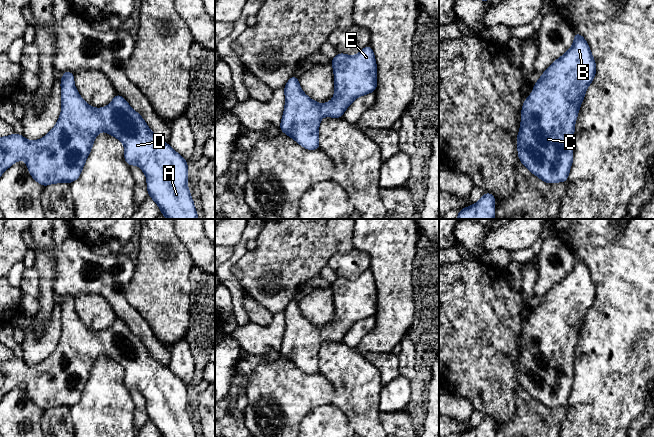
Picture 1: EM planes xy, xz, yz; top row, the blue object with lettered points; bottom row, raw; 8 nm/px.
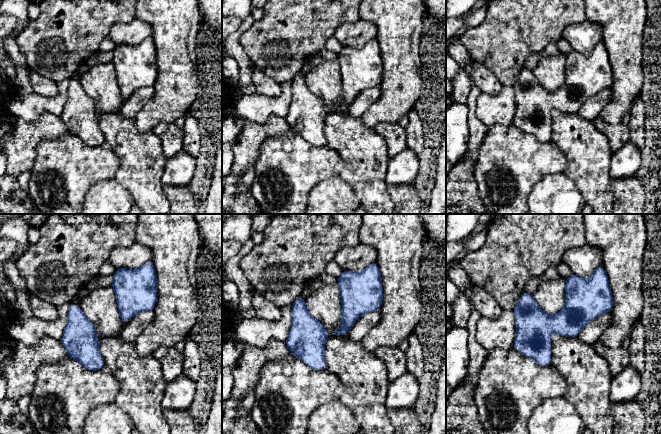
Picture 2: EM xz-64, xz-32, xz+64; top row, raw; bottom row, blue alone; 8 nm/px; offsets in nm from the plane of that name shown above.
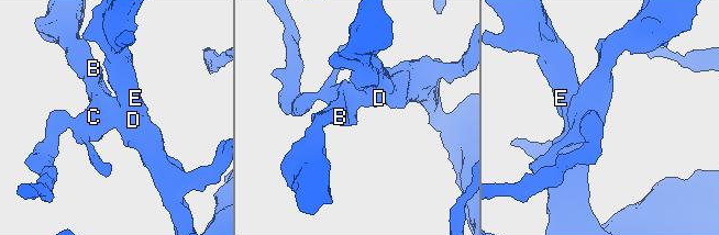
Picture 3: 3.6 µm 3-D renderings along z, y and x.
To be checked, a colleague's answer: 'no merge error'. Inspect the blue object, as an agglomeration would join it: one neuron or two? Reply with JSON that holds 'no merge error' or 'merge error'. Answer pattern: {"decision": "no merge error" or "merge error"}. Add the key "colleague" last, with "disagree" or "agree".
{"decision": "no merge error", "colleague": "agree"}

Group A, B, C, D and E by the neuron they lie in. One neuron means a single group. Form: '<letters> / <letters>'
A B C D E

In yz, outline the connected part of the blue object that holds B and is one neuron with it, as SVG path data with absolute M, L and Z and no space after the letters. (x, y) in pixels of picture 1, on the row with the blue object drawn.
M576 32L572 47L543 72L531 96L524 100L517 135L518 157L532 174L545 183L567 182L573 163L575 122L596 68L588 43Z

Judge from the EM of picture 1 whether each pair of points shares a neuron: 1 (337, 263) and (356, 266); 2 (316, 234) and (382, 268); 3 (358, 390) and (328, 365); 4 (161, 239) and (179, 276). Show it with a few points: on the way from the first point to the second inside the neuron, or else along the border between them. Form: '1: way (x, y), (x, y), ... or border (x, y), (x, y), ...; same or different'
1: way (342, 263), (351, 264); same
2: border (354, 229), (352, 237), (353, 247); different
3: way (351, 383), (335, 367); same
4: way (160, 249), (159, 258), (169, 268); same

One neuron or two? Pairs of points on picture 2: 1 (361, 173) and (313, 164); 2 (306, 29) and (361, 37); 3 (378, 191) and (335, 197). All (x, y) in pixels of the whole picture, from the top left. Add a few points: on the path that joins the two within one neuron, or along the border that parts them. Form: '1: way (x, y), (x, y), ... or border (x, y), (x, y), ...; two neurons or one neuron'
1: border (330, 148), (339, 155), (343, 162), (339, 175); two neurons
2: border (355, 22), (341, 23), (332, 36); two neurons
3: border (339, 177), (350, 186), (360, 203); two neurons

